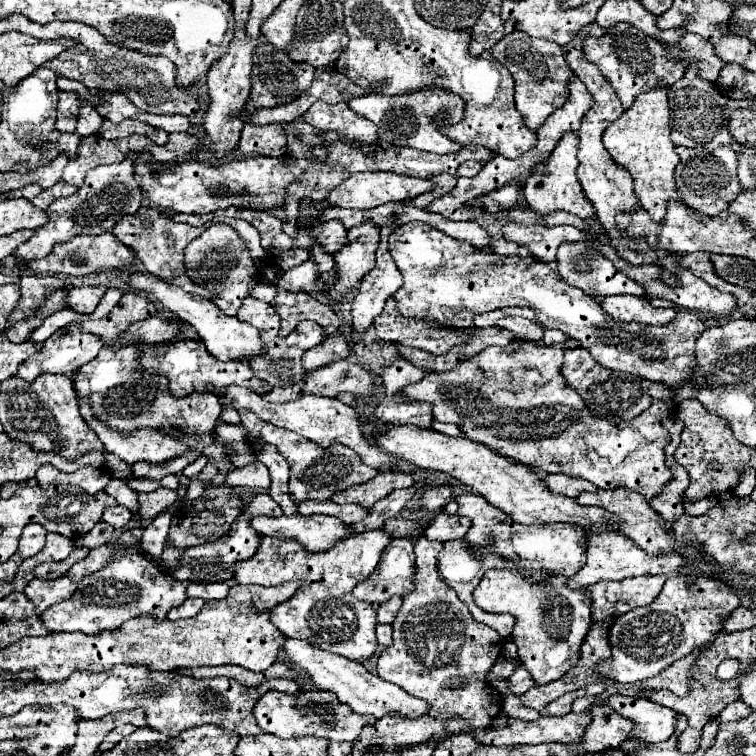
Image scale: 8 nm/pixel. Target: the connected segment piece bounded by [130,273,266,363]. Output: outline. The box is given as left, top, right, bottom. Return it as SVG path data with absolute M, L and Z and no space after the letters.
M134 273L130 277L130 283L134 289L138 291L144 291L144 293L152 293L156 299L162 301L164 307L168 307L178 319L190 323L200 339L204 341L206 349L218 359L218 361L250 361L254 357L260 357L266 353L266 345L264 341L260 339L260 331L248 323L242 323L238 321L236 317L228 317L224 313L220 313L220 309L216 309L216 305L202 297L202 295L194 295L194 293L186 293L182 291L180 287L174 287L166 281L162 281L160 277L154 277L154 275L144 275L144 273Z

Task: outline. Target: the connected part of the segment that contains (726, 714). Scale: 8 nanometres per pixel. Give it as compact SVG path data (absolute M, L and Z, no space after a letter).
M736 701L732 705L728 705L726 709L720 711L720 717L716 717L716 721L724 723L724 721L740 721L740 719L746 719L748 715L752 713L752 709L748 705L744 705L744 701Z

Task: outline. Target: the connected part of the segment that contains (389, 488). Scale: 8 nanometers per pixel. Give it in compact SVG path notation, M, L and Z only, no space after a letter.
M380 471L374 479L370 479L368 483L360 483L360 485L352 485L340 493L334 493L330 499L334 503L356 503L356 505L364 505L364 507L372 507L376 501L384 499L388 493L392 493L394 489L402 489L402 487L412 487L414 479L408 473L392 473L392 471Z

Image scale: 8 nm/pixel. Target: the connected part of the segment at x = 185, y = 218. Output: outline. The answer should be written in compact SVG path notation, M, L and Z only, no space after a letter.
M215 213L205 214L205 215L195 215L195 214L183 214L174 215L174 221L181 221L176 223L188 223L191 226L198 227L210 221L215 216Z

